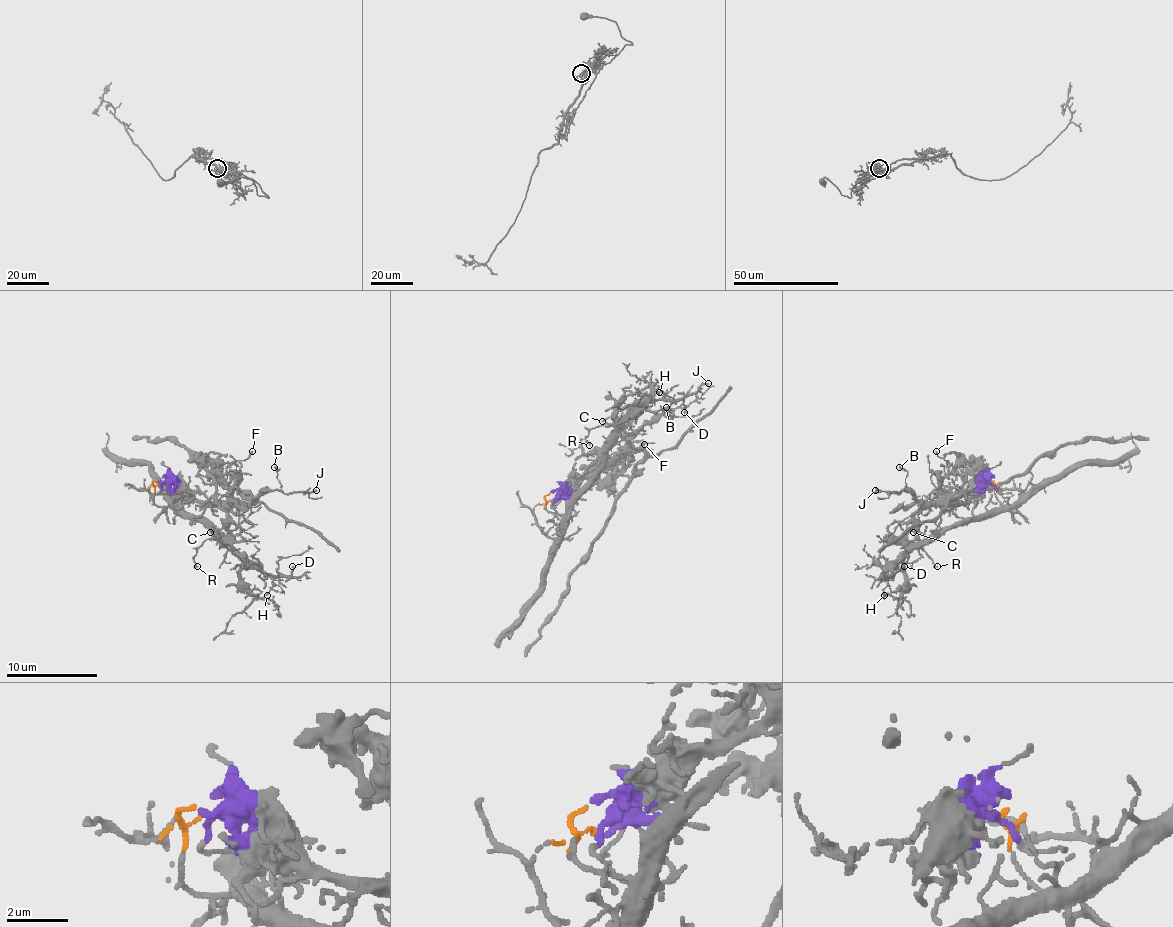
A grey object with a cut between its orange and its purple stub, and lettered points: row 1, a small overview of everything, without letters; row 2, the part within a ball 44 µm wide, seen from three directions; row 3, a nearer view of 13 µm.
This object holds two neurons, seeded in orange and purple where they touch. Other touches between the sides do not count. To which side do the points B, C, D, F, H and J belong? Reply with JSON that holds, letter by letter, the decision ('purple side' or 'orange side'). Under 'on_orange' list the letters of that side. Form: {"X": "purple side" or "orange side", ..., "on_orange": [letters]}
{"B": "purple side", "C": "orange side", "D": "orange side", "F": "purple side", "H": "orange side", "J": "purple side", "on_orange": ["C", "D", "H"]}

